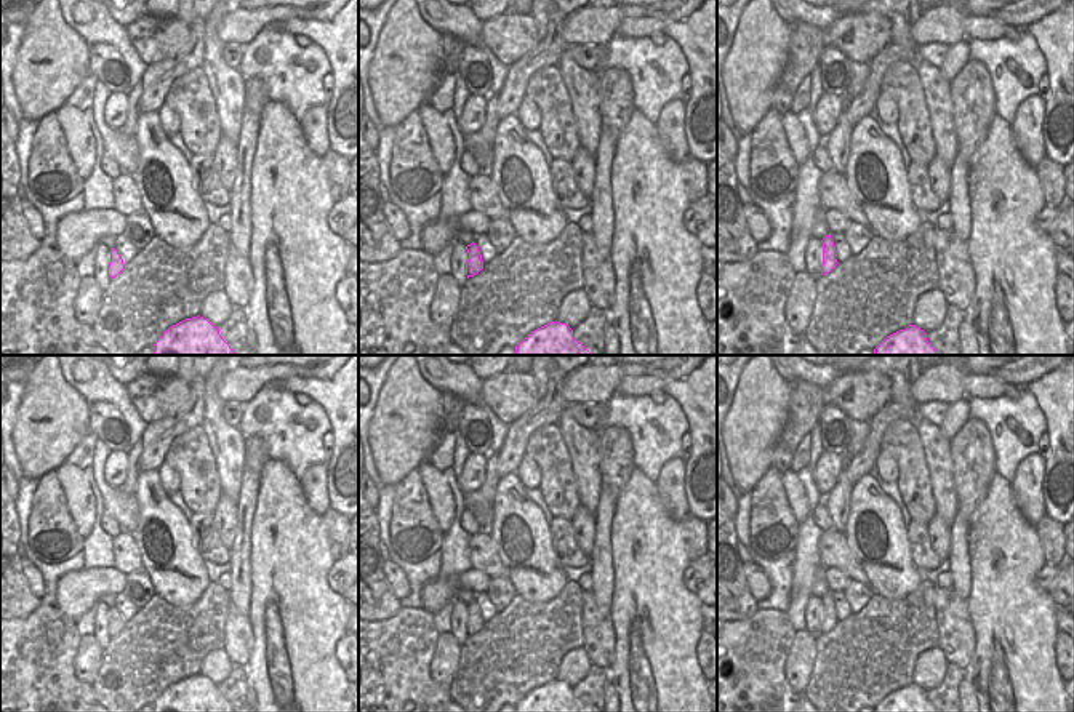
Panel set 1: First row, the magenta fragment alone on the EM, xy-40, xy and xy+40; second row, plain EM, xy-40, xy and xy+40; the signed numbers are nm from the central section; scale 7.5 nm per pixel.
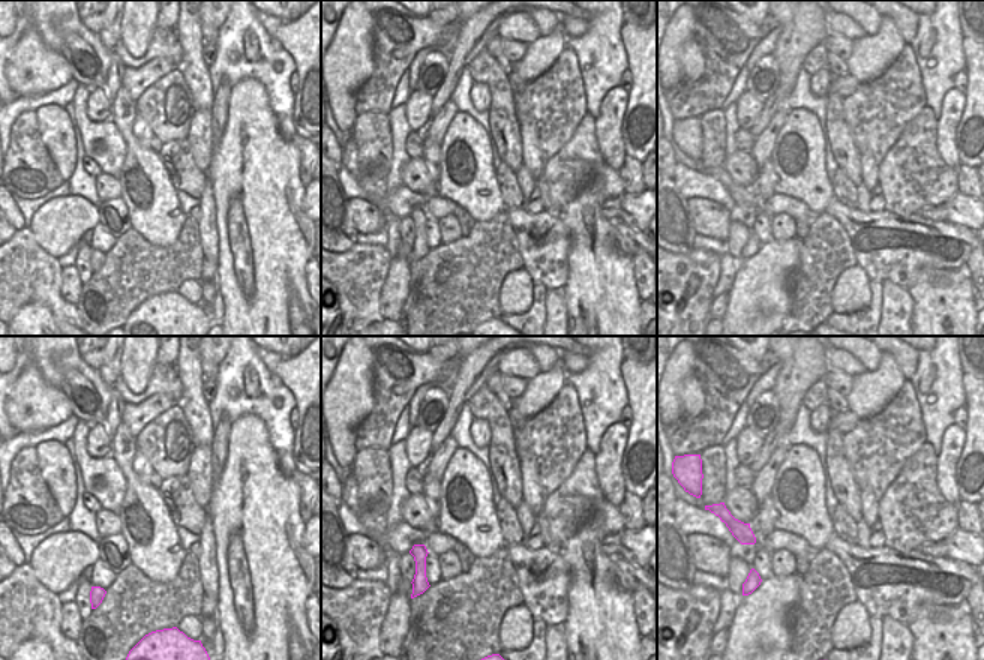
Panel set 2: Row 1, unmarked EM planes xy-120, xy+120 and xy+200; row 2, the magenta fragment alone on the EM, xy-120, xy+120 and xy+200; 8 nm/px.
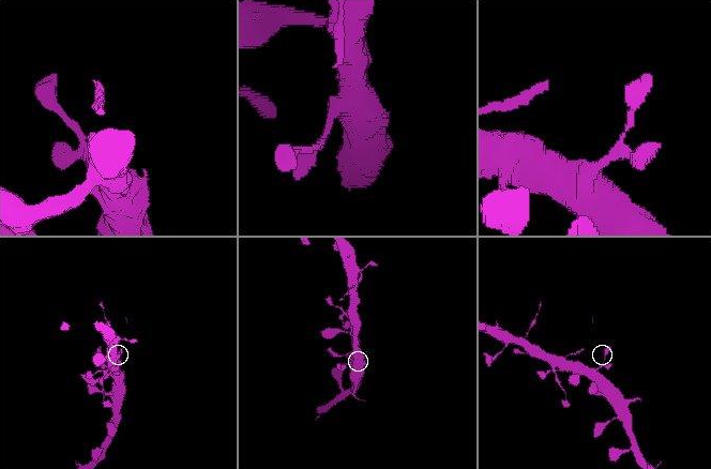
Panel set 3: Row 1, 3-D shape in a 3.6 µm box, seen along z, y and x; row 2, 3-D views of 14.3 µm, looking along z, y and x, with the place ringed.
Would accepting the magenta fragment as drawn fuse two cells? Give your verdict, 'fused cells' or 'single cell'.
single cell

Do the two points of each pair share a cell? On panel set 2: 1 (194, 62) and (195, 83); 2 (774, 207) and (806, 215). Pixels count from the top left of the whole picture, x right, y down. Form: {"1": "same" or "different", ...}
{"1": "same", "2": "same"}

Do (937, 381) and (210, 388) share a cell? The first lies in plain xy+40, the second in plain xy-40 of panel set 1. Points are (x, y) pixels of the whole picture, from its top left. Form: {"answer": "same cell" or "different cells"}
{"answer": "different cells"}

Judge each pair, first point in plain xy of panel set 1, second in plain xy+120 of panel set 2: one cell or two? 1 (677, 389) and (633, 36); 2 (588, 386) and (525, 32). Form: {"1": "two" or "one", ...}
{"1": "one", "2": "one"}

